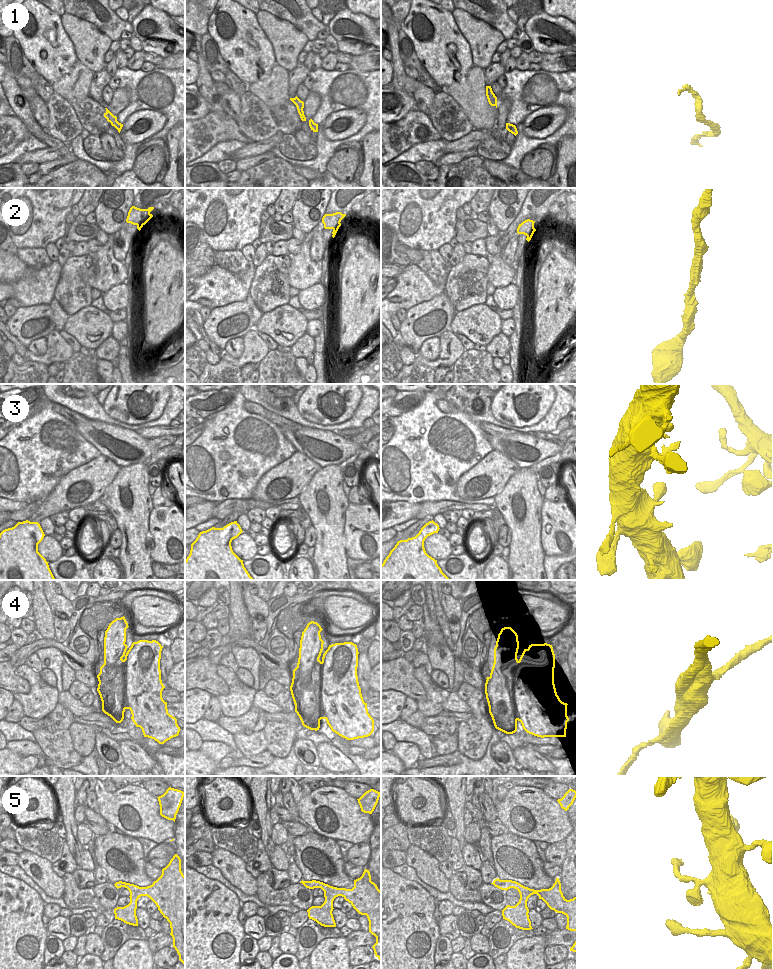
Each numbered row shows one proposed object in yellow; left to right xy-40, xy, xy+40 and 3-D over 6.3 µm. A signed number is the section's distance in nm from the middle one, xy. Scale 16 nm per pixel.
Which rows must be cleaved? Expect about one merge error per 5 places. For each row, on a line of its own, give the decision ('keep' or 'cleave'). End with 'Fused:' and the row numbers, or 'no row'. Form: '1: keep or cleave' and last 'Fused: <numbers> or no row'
1: keep
2: keep
3: keep
4: keep
5: keep
Fused: no row

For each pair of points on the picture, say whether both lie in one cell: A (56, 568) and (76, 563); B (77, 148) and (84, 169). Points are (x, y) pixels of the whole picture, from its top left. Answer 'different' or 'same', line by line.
A: same
B: different

